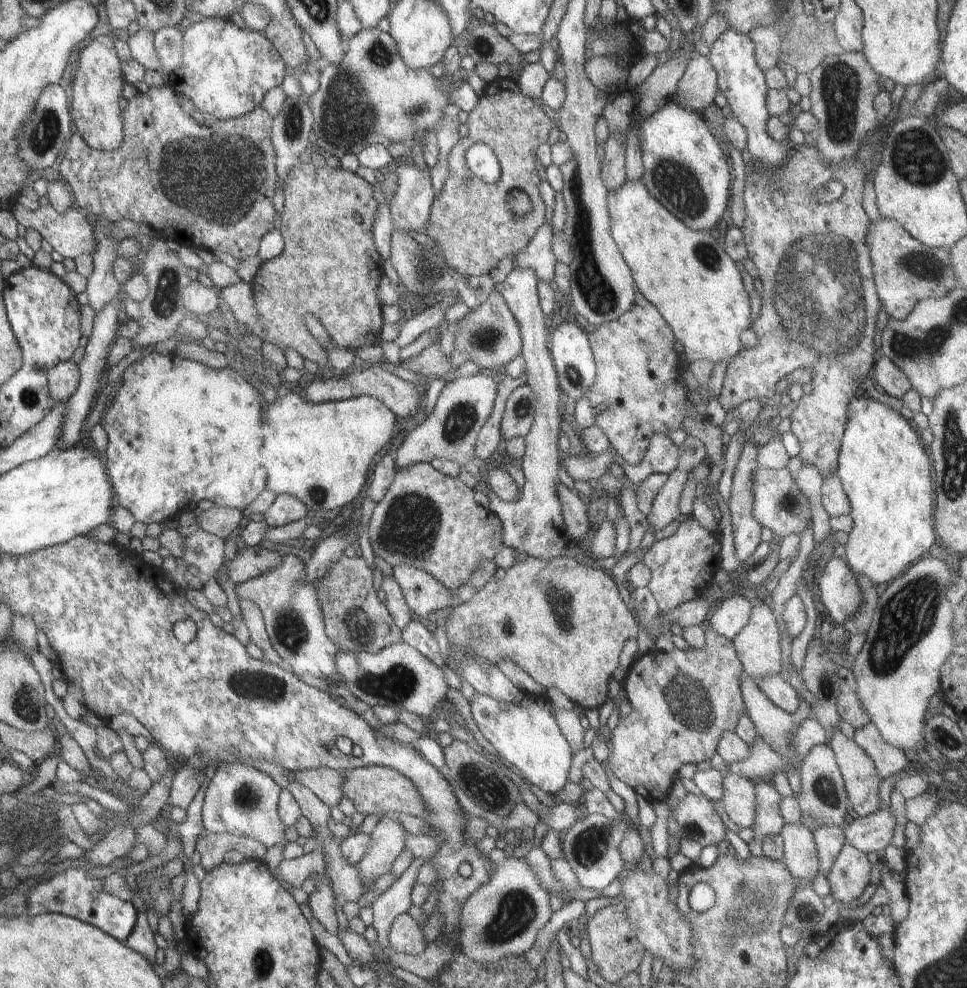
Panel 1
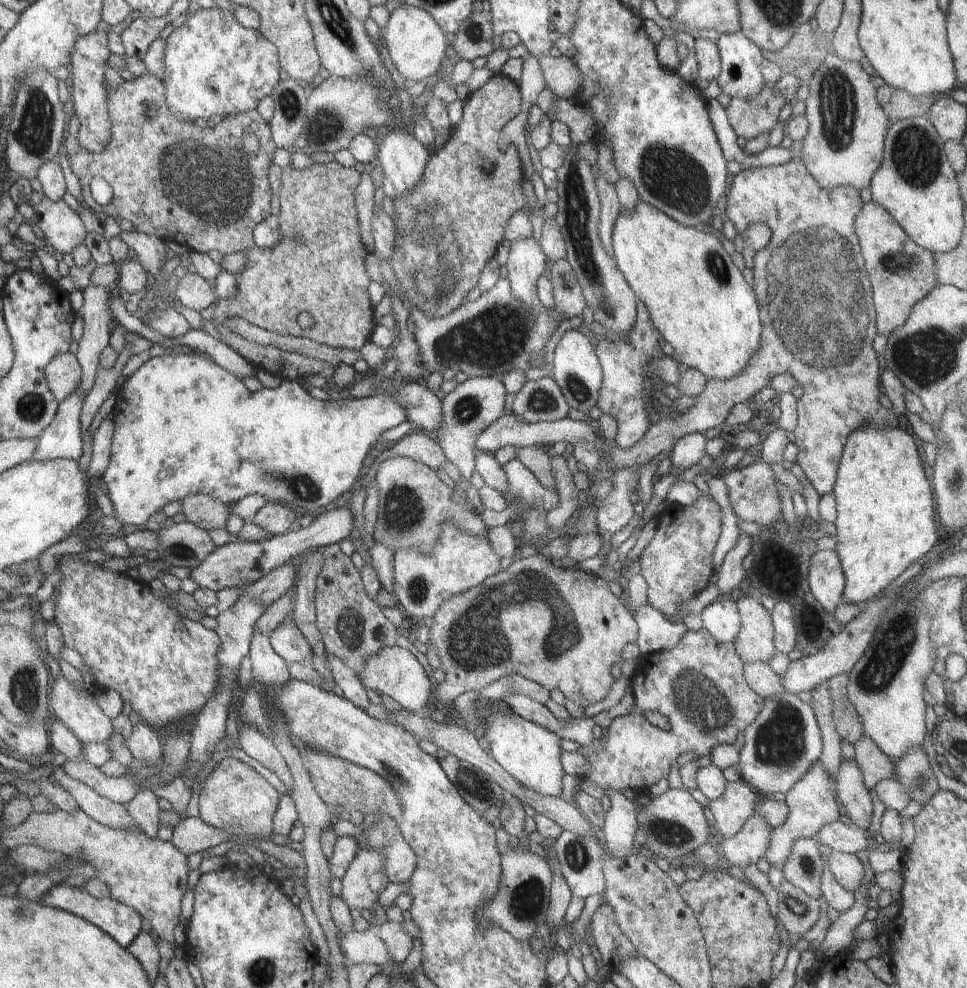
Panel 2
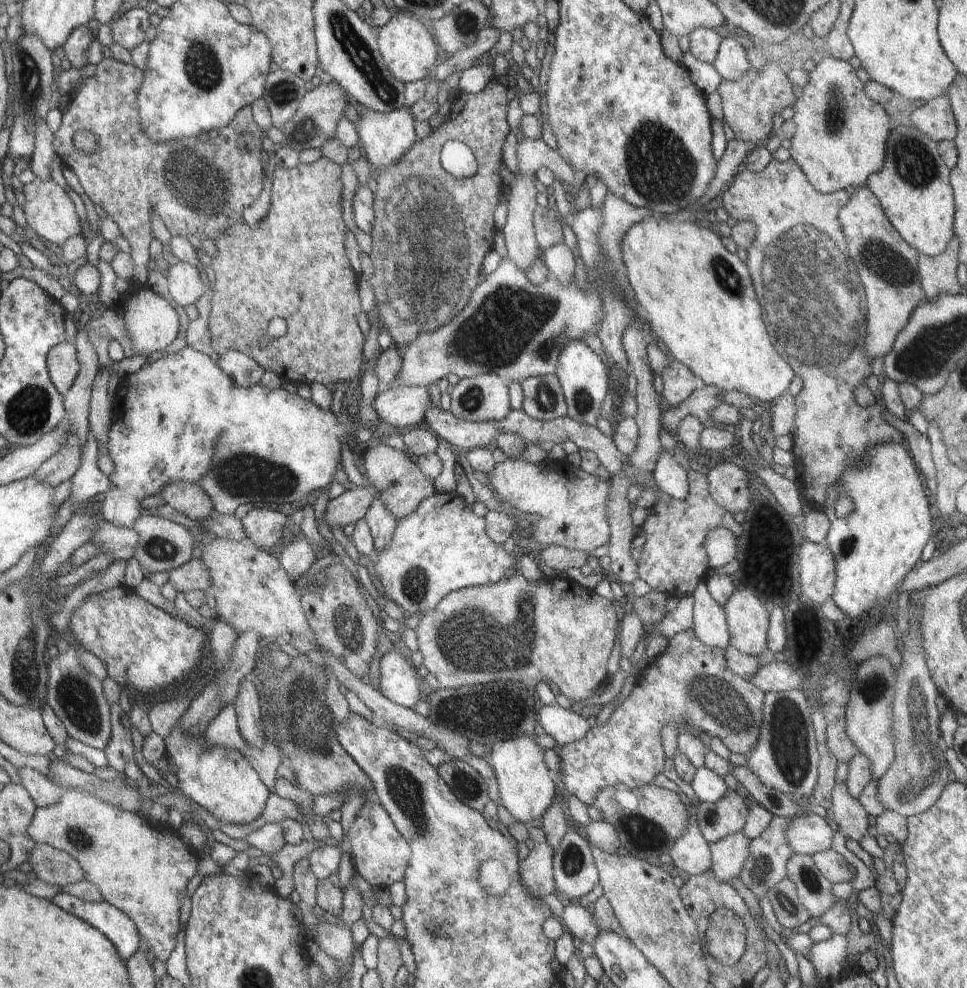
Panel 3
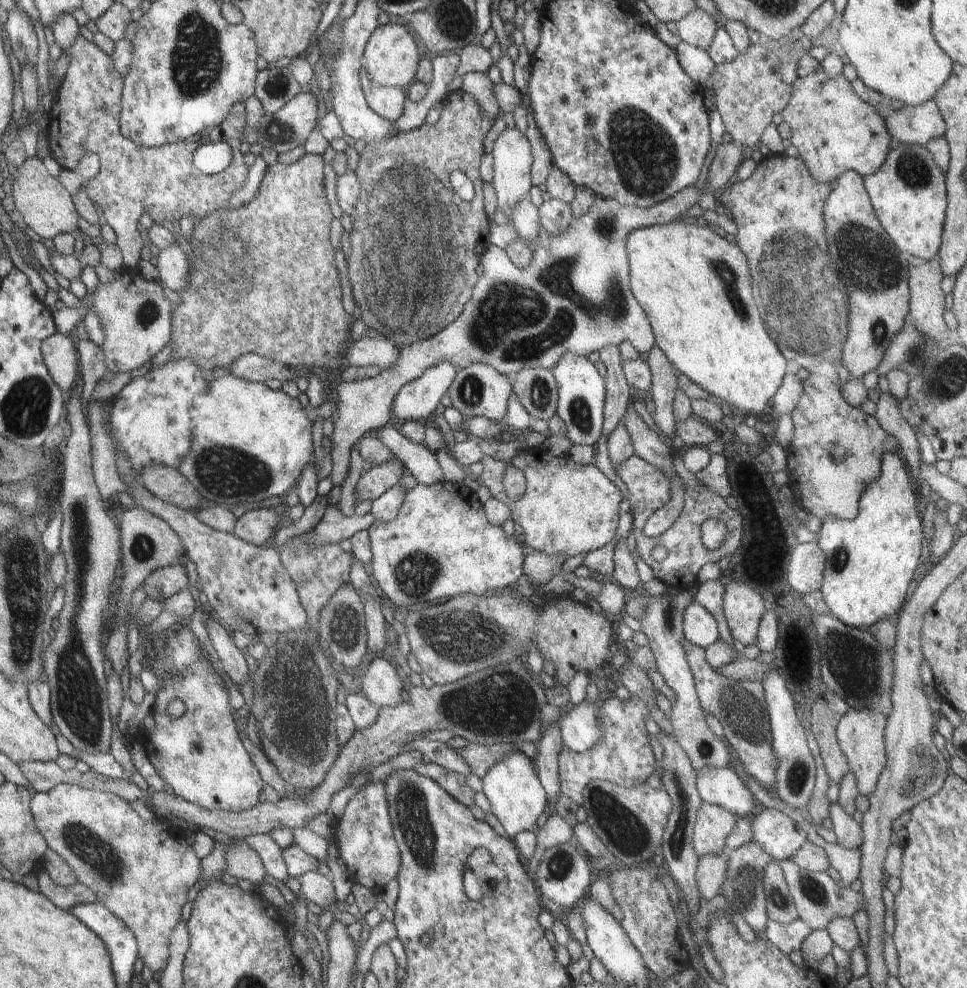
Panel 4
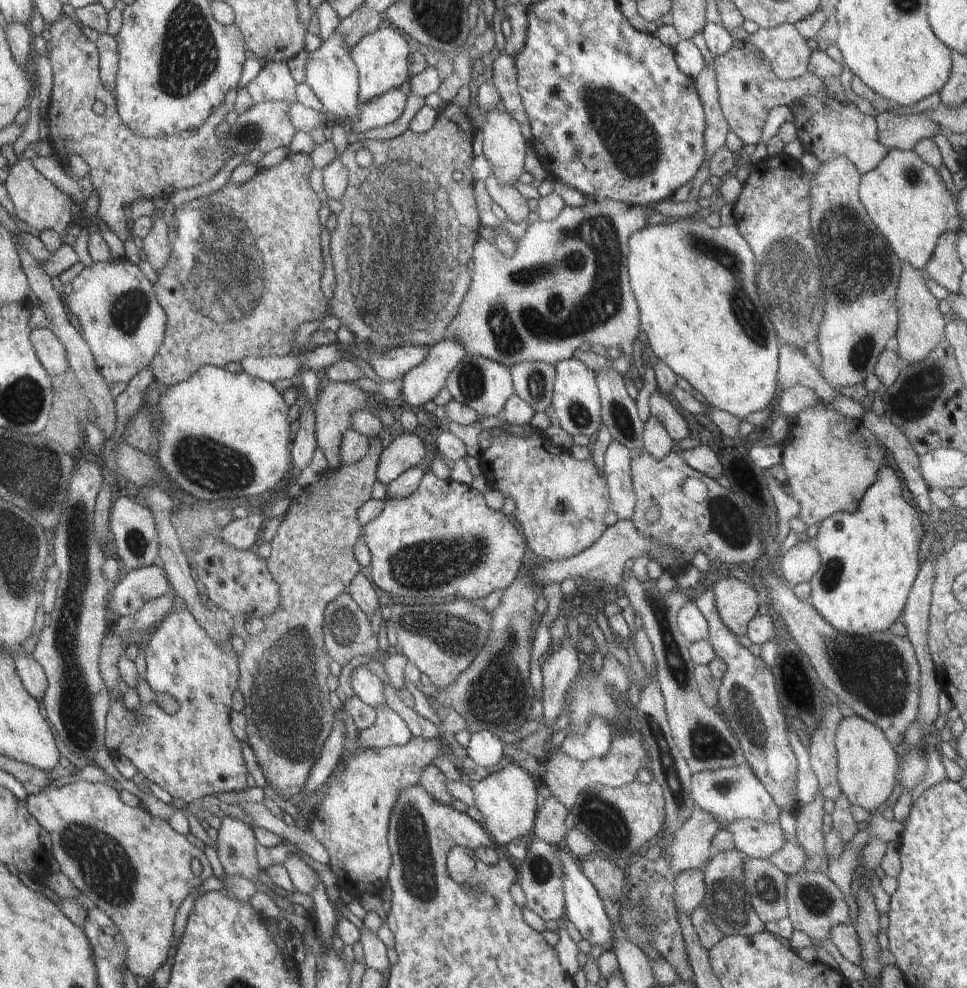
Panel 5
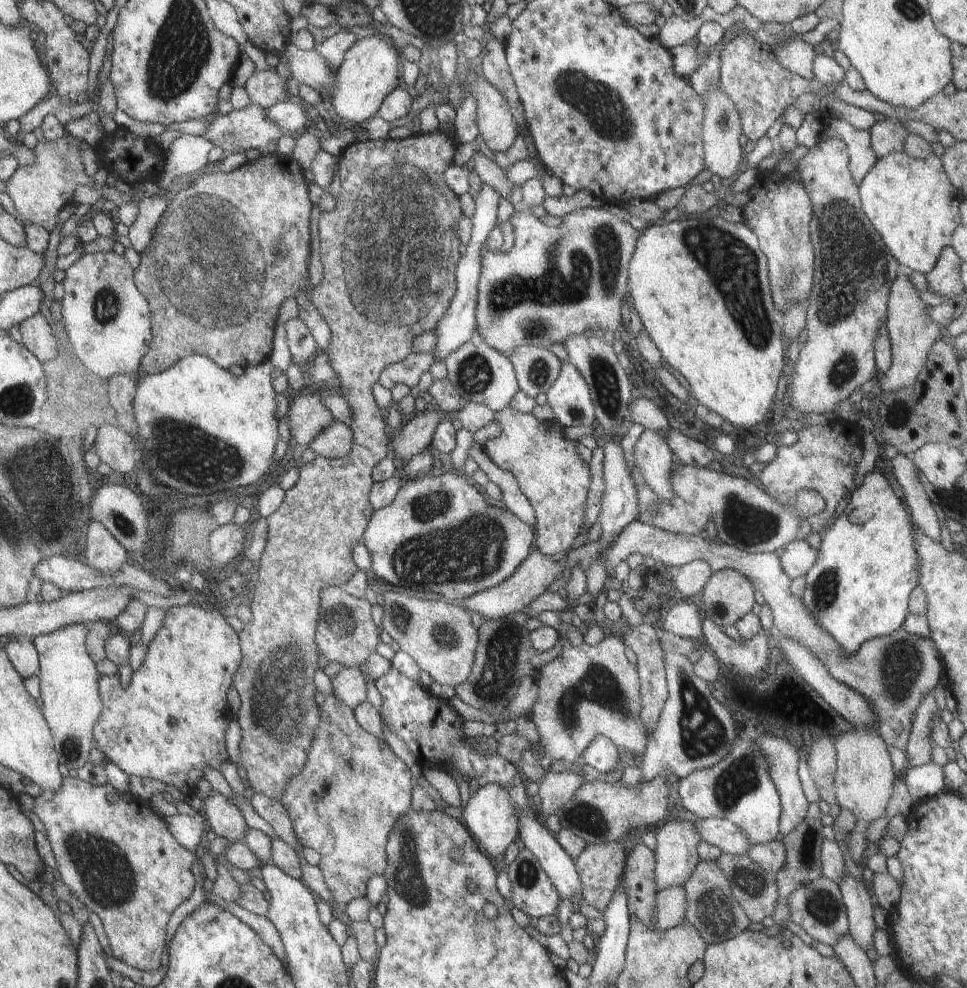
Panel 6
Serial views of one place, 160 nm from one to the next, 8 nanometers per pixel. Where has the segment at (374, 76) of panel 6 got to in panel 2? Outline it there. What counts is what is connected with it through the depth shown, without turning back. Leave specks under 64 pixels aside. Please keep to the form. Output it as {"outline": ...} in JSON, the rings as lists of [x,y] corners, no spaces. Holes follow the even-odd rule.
{"outline":[[[396,2],[391,6],[391,15],[383,34],[388,54],[407,83],[421,81],[427,84],[434,79],[441,63],[450,53],[450,36],[438,26],[431,14],[421,8]]]}

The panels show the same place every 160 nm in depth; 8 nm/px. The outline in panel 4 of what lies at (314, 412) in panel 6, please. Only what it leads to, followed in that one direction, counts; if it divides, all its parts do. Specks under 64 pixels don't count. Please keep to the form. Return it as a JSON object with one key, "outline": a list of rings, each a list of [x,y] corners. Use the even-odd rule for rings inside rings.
{"outline":[[[733,141],[729,143],[720,143],[717,148],[717,153],[714,155],[714,160],[712,160],[710,166],[706,166],[706,176],[707,181],[703,187],[699,187],[698,185],[694,184],[692,186],[683,188],[678,194],[671,196],[667,201],[661,202],[660,204],[654,205],[653,207],[646,208],[646,207],[635,207],[630,205],[623,205],[620,204],[617,200],[608,199],[607,197],[596,196],[593,204],[589,208],[588,212],[584,214],[580,219],[576,220],[573,218],[573,221],[570,223],[568,230],[565,230],[564,233],[558,235],[559,237],[556,238],[550,235],[550,249],[543,248],[539,243],[537,244],[538,248],[536,247],[536,251],[533,252],[533,259],[532,264],[528,266],[527,269],[519,269],[516,266],[511,264],[511,260],[508,258],[508,255],[505,253],[504,249],[498,248],[492,244],[487,244],[486,249],[483,253],[481,253],[479,258],[479,279],[475,284],[475,287],[472,291],[472,298],[465,304],[464,310],[462,314],[454,321],[445,326],[438,334],[434,336],[428,337],[427,339],[422,339],[421,341],[416,341],[415,343],[404,345],[400,347],[399,352],[399,359],[390,367],[387,368],[385,371],[383,370],[378,376],[370,377],[369,379],[362,379],[357,380],[354,382],[347,383],[343,381],[336,391],[336,394],[333,396],[336,401],[337,410],[336,413],[331,418],[334,427],[334,437],[333,437],[333,450],[331,453],[332,458],[332,471],[331,477],[334,486],[342,486],[342,482],[344,482],[348,469],[350,466],[350,450],[354,444],[358,443],[362,438],[362,435],[368,430],[374,430],[377,428],[384,427],[385,424],[390,422],[390,411],[393,408],[393,400],[396,398],[400,389],[408,383],[411,383],[413,380],[420,378],[421,375],[424,374],[425,370],[428,370],[430,367],[436,366],[440,363],[449,362],[456,370],[466,368],[468,365],[474,363],[482,363],[488,366],[492,366],[496,372],[500,374],[507,375],[509,377],[514,376],[516,373],[519,373],[522,369],[535,369],[535,368],[543,368],[543,369],[550,369],[554,368],[558,361],[562,358],[563,354],[566,353],[576,353],[582,356],[587,356],[591,352],[599,351],[601,348],[610,345],[618,346],[621,342],[629,342],[632,346],[641,354],[645,355],[649,352],[649,350],[656,345],[655,336],[653,334],[653,330],[651,329],[651,324],[647,319],[647,316],[644,311],[641,310],[641,306],[638,304],[638,301],[635,299],[633,292],[631,291],[631,284],[630,284],[630,277],[629,277],[629,260],[627,257],[627,236],[632,232],[634,229],[640,227],[649,227],[652,225],[661,225],[666,223],[674,222],[678,220],[678,218],[684,218],[687,220],[685,216],[686,212],[694,206],[694,204],[698,204],[700,200],[700,196],[702,194],[721,192],[730,185],[736,177],[737,169],[744,161],[744,154],[742,153],[743,149],[739,147]]]}

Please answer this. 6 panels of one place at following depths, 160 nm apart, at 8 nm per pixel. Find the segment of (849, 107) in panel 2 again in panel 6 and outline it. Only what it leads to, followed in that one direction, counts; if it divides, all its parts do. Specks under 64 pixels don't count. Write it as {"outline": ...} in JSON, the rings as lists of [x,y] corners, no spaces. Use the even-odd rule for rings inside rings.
{"outline":[[[819,105],[815,111],[820,114],[820,138],[839,138],[846,145],[849,169],[854,182],[859,186],[879,159],[871,147],[869,129],[860,130],[844,119],[827,116],[827,112]]]}

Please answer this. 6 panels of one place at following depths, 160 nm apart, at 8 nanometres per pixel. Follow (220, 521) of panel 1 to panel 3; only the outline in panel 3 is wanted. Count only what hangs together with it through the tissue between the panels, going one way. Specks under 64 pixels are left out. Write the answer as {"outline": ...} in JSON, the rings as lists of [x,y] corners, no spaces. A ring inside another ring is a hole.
{"outline":[[[176,481],[168,485],[161,495],[174,510],[193,521],[204,521],[215,512],[212,499],[198,483]]]}

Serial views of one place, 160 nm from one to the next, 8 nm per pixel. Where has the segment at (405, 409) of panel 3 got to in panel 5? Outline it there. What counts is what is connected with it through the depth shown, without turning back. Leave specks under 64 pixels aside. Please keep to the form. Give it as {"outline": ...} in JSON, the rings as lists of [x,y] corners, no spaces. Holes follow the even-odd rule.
{"outline":[[[455,339],[439,341],[418,366],[402,375],[402,398],[412,408],[423,409],[445,387],[448,375],[465,357],[465,348]]]}

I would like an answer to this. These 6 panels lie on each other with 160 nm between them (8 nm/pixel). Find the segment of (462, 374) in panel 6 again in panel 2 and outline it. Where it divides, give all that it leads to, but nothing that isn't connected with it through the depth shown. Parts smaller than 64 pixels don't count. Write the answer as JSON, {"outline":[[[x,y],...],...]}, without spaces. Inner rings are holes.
{"outline":[[[468,377],[462,383],[458,383],[451,393],[446,393],[441,398],[441,419],[436,431],[436,440],[433,440],[446,455],[448,461],[461,472],[462,481],[470,485],[466,492],[467,502],[473,509],[480,513],[484,508],[479,499],[479,490],[470,483],[470,477],[475,470],[475,460],[479,452],[474,441],[477,440],[483,430],[490,428],[503,416],[504,404],[506,404],[507,390],[500,378],[497,377]]]}

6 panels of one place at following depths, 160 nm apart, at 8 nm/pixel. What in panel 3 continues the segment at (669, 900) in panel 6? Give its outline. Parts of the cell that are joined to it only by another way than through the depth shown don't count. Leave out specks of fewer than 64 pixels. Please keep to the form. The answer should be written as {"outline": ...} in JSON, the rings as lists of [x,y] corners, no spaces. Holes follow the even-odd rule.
{"outline":[[[740,831],[709,843],[711,869],[721,881],[728,883],[732,877],[738,877],[742,872],[742,867],[750,856],[750,841]]]}

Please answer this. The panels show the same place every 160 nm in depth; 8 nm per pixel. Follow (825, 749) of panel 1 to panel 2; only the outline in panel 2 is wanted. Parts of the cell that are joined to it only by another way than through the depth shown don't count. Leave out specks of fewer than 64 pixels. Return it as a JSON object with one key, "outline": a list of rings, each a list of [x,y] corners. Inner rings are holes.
{"outline":[[[816,761],[785,795],[785,803],[789,808],[788,818],[781,827],[773,830],[771,843],[765,854],[775,880],[779,879],[782,874],[785,858],[790,854],[793,842],[800,837],[815,839],[819,830],[825,824],[838,821],[843,811],[837,803],[835,780],[820,761]]]}

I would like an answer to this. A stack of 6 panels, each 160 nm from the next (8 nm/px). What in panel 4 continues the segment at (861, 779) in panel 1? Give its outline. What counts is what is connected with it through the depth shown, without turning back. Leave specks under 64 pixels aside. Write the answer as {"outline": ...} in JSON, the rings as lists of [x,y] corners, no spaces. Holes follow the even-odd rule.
{"outline":[[[840,803],[829,804],[829,817],[837,836],[836,844],[848,850],[860,848],[863,841],[862,827],[843,810]]]}

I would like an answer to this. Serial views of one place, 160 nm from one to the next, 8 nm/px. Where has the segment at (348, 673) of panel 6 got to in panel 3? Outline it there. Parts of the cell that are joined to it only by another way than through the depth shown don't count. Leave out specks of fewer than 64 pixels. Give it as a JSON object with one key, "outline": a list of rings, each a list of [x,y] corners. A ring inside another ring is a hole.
{"outline":[[[397,648],[380,659],[380,692],[396,704],[413,709],[420,700],[420,677],[407,652]]]}

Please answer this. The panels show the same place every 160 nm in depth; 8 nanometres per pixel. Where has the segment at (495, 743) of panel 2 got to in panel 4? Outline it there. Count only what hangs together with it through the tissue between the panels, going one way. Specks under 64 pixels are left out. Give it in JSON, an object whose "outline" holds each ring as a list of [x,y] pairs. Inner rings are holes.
{"outline":[[[514,751],[504,755],[483,778],[484,794],[510,839],[522,831],[535,831],[536,822],[546,808],[547,794],[534,767],[534,761],[522,751]]]}

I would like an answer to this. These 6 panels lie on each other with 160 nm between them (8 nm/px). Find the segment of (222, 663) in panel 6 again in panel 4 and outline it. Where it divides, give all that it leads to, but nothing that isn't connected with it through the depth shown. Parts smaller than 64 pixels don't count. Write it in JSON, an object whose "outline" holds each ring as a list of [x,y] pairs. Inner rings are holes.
{"outline":[[[184,622],[183,628],[168,640],[167,647],[164,660],[158,657],[157,661],[146,661],[146,667],[149,668],[149,665],[155,666],[154,669],[152,668],[152,672],[159,679],[169,674],[171,677],[172,673],[179,672],[180,677],[166,680],[162,690],[155,696],[152,713],[158,731],[151,733],[142,729],[141,737],[136,738],[136,740],[142,743],[157,774],[168,782],[176,796],[211,811],[240,812],[254,808],[263,800],[264,782],[240,740],[224,681],[210,667],[209,661],[205,658],[207,654],[203,654],[199,648],[188,622]],[[172,700],[181,700],[186,706],[186,711],[179,718],[172,718],[168,714],[166,707]]]}

